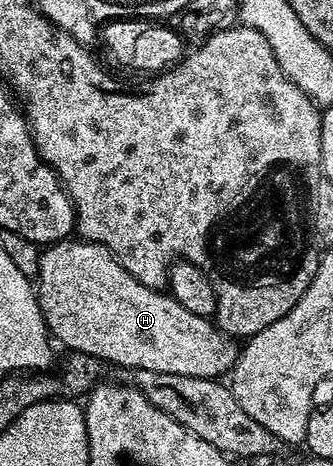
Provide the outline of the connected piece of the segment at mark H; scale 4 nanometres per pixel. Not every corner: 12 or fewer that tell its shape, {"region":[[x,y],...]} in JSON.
{"region":[[98,242],[41,250],[52,337],[134,370],[220,379],[239,346]]}

